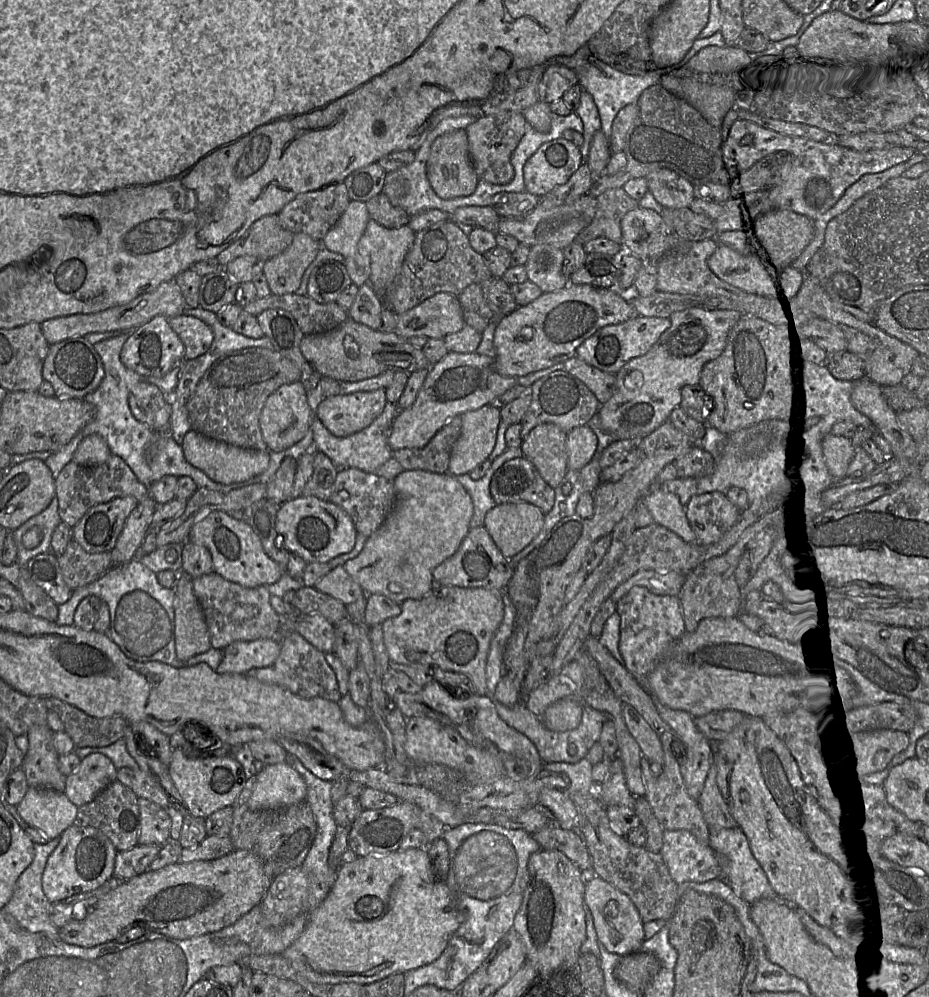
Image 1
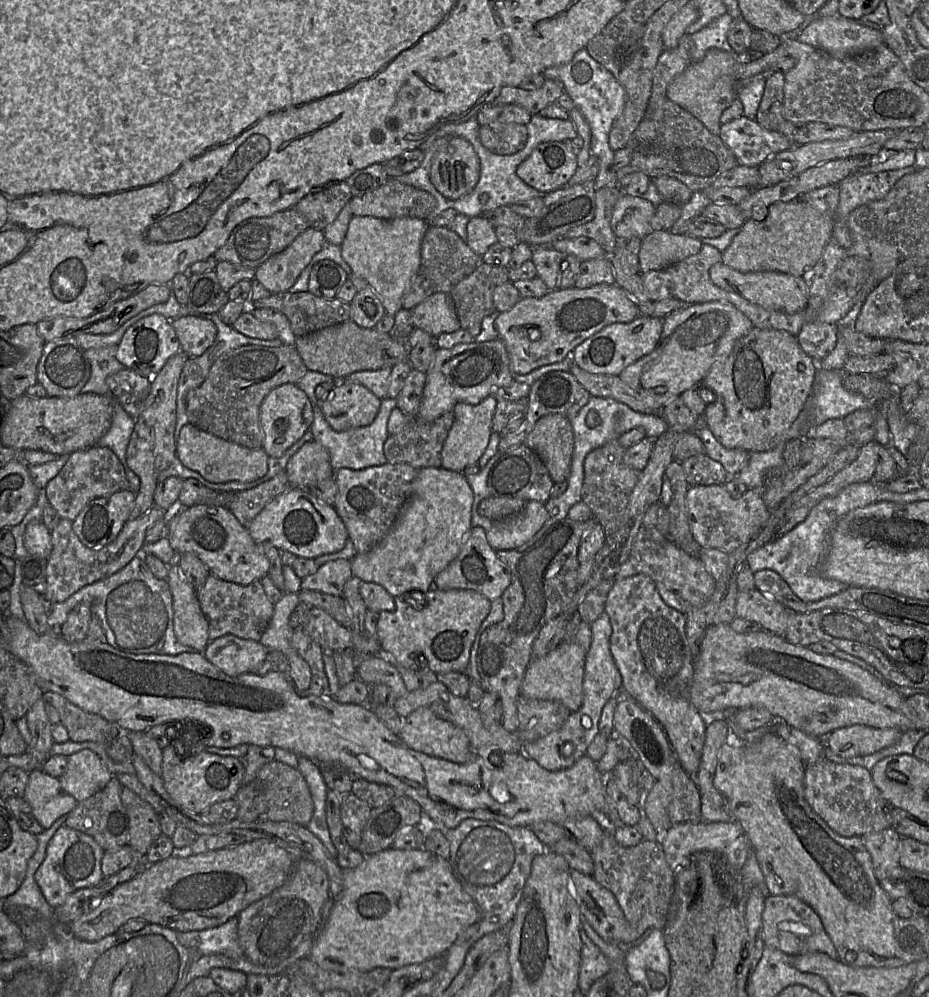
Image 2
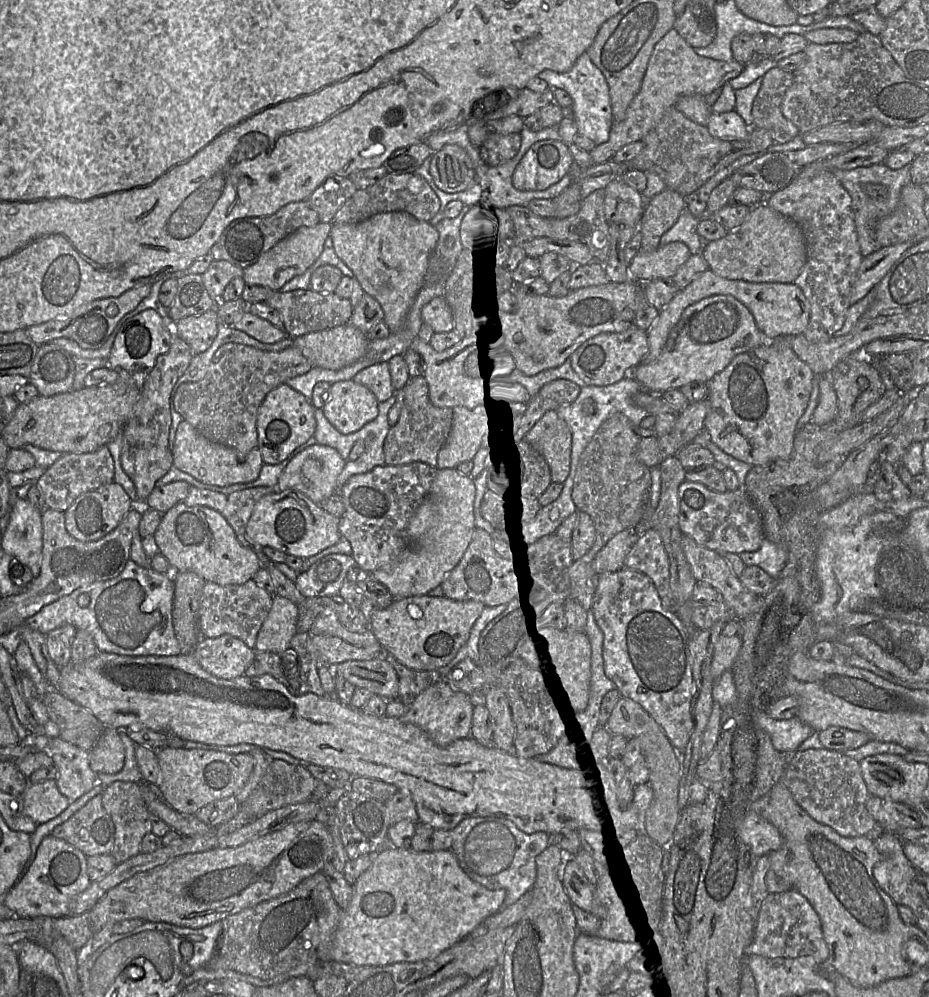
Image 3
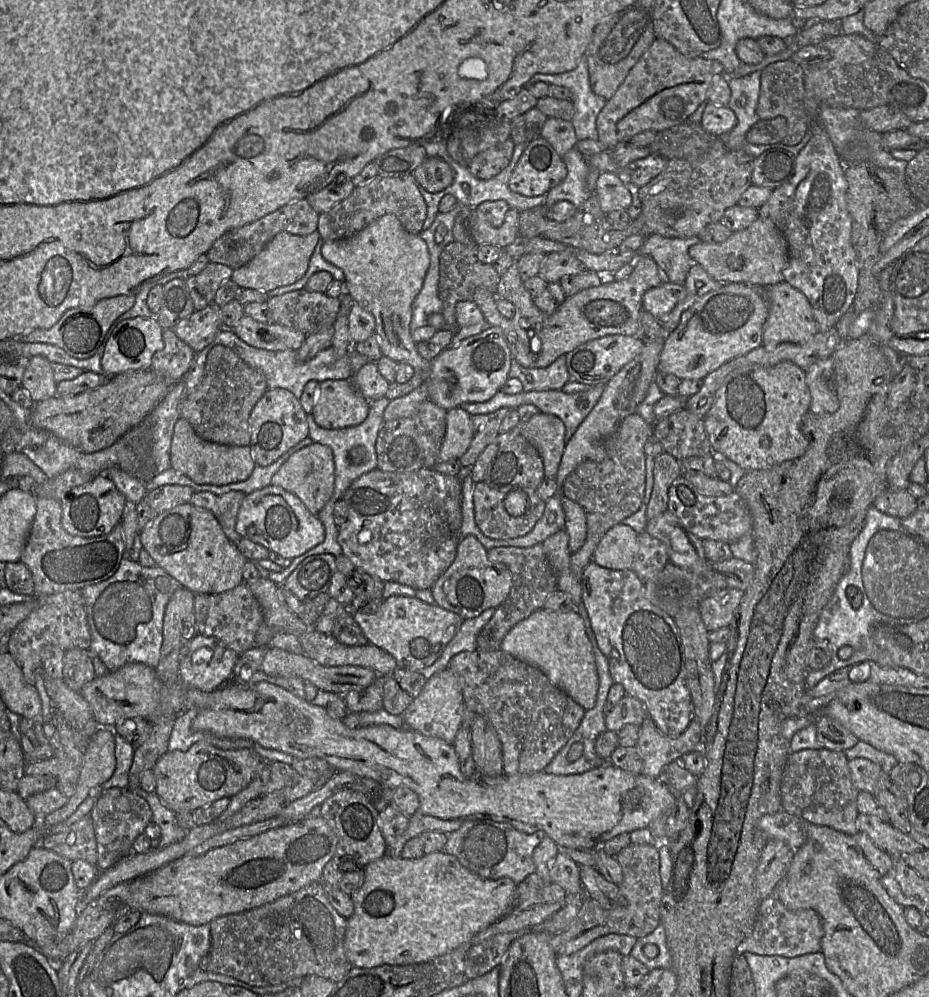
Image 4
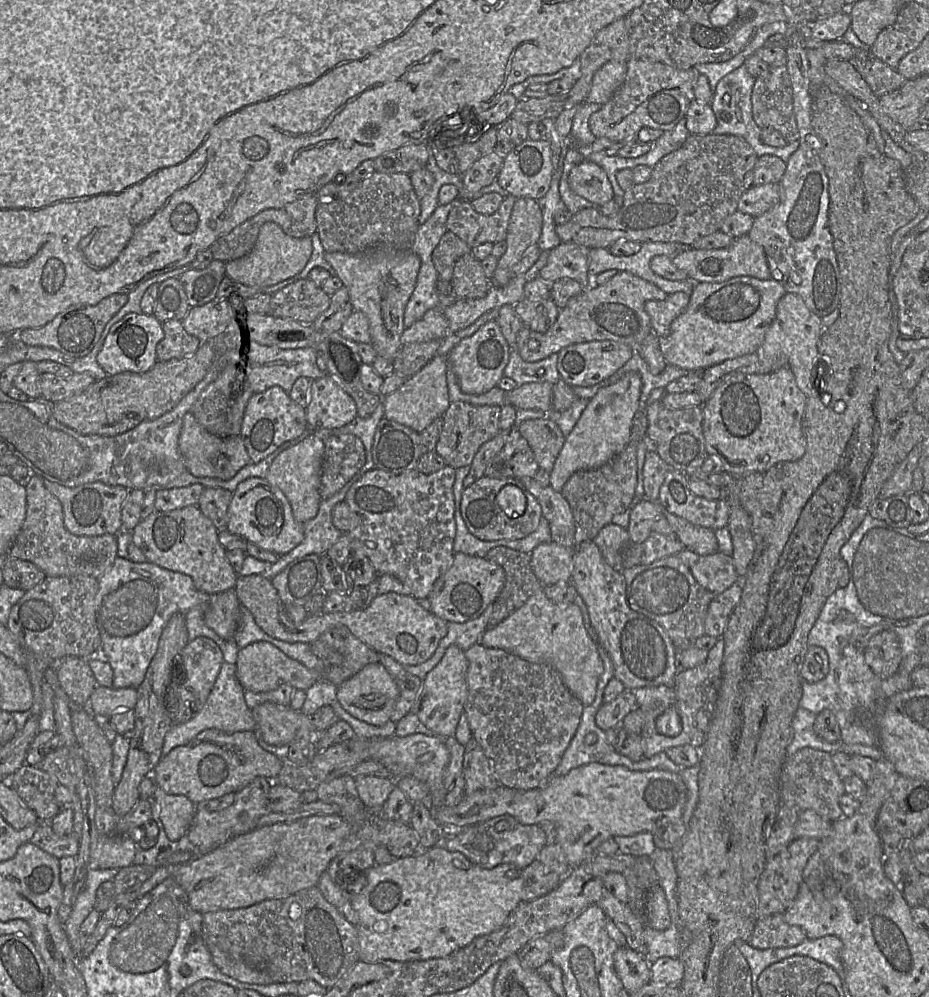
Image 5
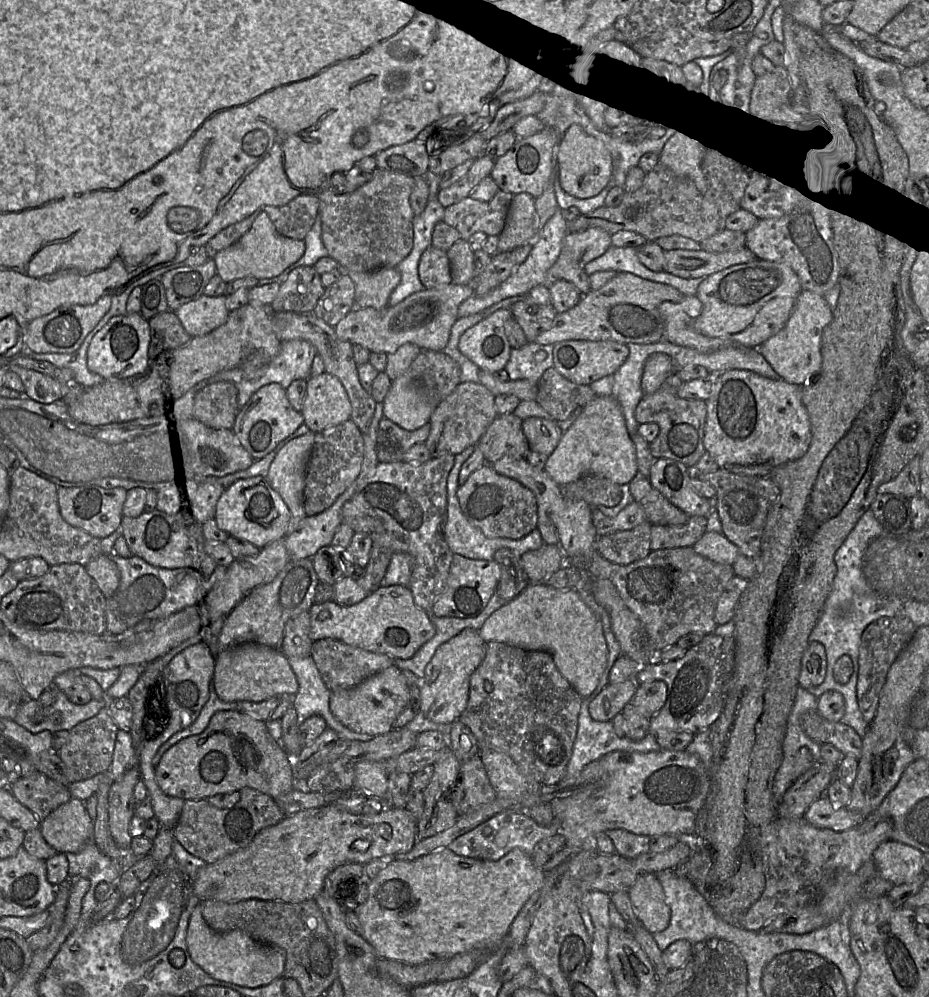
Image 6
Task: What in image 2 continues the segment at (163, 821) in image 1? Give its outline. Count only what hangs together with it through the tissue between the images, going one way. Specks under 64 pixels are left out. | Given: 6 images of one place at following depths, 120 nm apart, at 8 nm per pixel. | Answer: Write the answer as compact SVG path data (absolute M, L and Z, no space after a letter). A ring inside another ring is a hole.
M122 787L120 798L129 818L129 836L127 845L145 856L151 844L162 834L158 817L152 806L143 801L127 787Z

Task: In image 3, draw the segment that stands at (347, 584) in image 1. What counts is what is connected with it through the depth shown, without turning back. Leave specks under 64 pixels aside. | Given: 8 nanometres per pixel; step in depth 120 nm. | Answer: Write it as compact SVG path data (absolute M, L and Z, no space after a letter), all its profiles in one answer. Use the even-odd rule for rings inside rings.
M326 555L307 570L298 572L294 583L304 598L333 596L339 593L349 569L354 566L352 555Z

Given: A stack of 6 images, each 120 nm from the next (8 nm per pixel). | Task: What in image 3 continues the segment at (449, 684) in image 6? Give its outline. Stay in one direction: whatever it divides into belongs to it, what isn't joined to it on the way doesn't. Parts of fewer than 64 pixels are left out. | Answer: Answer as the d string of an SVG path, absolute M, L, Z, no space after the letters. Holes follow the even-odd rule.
M440 680L412 700L402 719L423 730L436 745L446 747L470 736L474 707L468 695L453 691L445 681Z

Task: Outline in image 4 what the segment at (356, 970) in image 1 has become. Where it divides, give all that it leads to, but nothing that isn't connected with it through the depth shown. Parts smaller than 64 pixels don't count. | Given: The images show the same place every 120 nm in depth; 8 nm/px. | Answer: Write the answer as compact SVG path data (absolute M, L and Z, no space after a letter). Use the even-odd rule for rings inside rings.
M444 850L419 859L393 858L386 854L364 867L365 881L351 896L354 912L347 919L344 950L352 967L412 965L429 962L452 952L505 917L511 909L517 884L510 878L490 880L479 877Z

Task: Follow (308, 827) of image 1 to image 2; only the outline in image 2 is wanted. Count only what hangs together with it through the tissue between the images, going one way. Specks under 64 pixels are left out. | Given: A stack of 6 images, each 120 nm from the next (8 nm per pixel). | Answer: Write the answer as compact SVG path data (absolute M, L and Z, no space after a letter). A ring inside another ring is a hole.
M276 759L265 764L253 781L241 785L234 799L238 804L236 819L242 822L285 821L306 827L314 810L310 790L300 771Z

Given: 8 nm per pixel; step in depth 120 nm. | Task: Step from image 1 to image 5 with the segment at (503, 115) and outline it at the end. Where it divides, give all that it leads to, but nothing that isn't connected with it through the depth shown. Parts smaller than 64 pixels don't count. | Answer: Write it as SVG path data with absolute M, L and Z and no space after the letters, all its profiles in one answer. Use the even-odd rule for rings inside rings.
M492 151L476 160L462 175L459 199L472 201L483 187L494 181L504 162L504 157Z

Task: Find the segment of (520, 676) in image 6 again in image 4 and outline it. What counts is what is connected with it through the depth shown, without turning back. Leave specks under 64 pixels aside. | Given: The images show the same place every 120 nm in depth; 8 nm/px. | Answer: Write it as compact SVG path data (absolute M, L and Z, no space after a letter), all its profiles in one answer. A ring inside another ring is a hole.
M476 649L473 652L461 652L449 661L447 668L460 683L465 706L473 713L483 716L496 731L502 744L504 775L544 771L573 735L584 716L585 709L554 686L541 670L501 650Z

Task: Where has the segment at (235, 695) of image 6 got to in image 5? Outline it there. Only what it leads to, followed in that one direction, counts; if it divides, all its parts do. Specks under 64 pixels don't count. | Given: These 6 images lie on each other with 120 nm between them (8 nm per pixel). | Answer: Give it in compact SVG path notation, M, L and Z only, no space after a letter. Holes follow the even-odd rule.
M259 641L239 649L236 660L236 677L244 690L266 692L283 684L294 689L306 691L320 680L327 680L336 686L353 676L349 670L340 666L326 666L324 671L311 670L300 662L291 659L280 649L269 642Z

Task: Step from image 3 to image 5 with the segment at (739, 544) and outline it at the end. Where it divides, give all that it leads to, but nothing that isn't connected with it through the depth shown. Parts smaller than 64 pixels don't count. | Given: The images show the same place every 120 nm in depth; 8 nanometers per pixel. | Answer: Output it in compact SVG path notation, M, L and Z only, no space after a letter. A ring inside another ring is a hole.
M670 468L659 490L658 502L670 513L686 519L690 523L709 528L713 531L727 527L729 511L724 500L706 499L695 495L688 487L687 474L679 469Z

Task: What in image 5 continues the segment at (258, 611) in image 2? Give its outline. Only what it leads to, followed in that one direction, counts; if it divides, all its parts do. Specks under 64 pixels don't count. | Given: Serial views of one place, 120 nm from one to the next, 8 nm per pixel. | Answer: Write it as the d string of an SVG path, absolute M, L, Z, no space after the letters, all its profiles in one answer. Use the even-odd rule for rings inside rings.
M234 589L211 595L204 620L224 640L234 640L239 625L240 601Z

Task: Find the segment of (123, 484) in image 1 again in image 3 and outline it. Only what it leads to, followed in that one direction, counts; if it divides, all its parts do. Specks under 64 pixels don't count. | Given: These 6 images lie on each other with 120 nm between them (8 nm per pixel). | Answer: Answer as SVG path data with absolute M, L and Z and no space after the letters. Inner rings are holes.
M103 446L90 453L62 455L57 462L46 469L37 485L49 508L65 512L81 495L114 483L114 474L113 457L108 447Z

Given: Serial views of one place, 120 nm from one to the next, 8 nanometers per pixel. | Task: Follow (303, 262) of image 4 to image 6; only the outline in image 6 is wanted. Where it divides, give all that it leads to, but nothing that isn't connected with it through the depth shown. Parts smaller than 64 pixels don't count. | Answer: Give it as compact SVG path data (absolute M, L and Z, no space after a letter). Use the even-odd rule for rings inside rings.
M262 212L237 242L218 252L213 259L216 262L217 274L229 283L244 277L262 279L278 276L297 262L304 255L305 249L304 240L280 234L268 214Z

